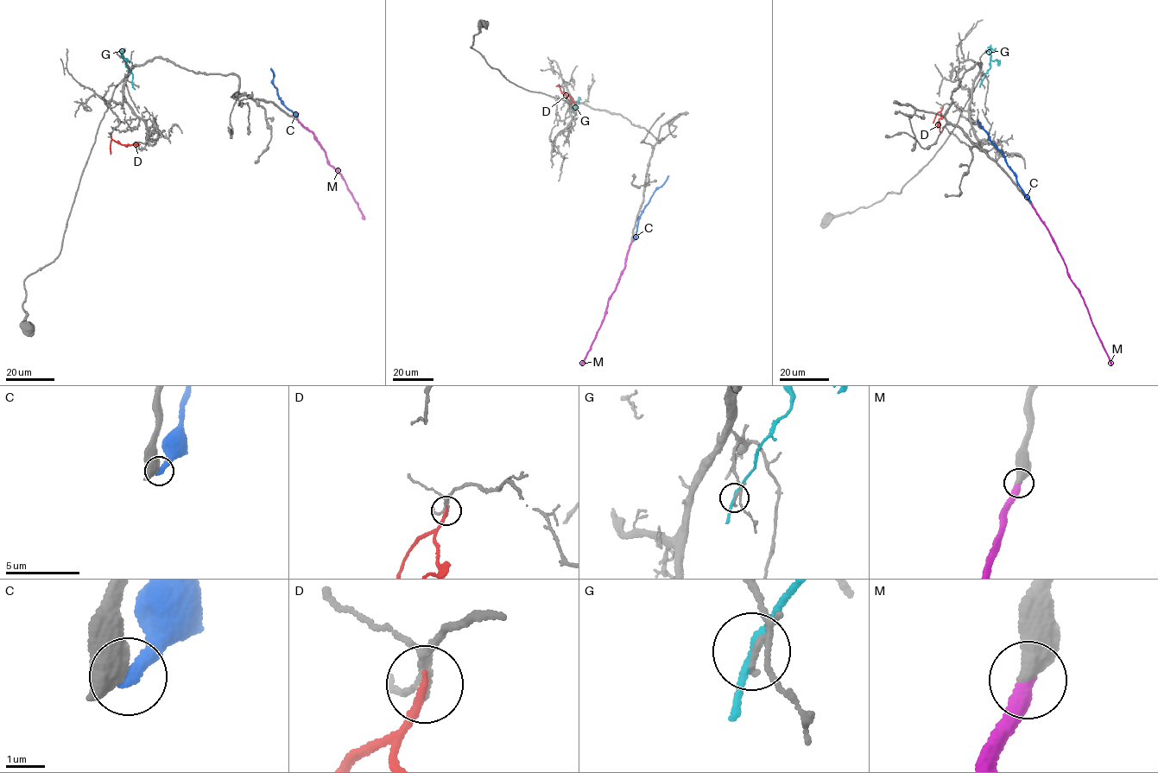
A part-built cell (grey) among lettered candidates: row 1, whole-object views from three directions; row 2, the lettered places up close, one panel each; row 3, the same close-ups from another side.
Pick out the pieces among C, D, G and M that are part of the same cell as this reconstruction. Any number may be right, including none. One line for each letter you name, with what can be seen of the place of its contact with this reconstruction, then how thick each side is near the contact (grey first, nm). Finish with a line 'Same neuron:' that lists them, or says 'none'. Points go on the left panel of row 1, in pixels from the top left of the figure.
M: contact (297, 118); calibres 600 and 440 nm
Same neuron: M

